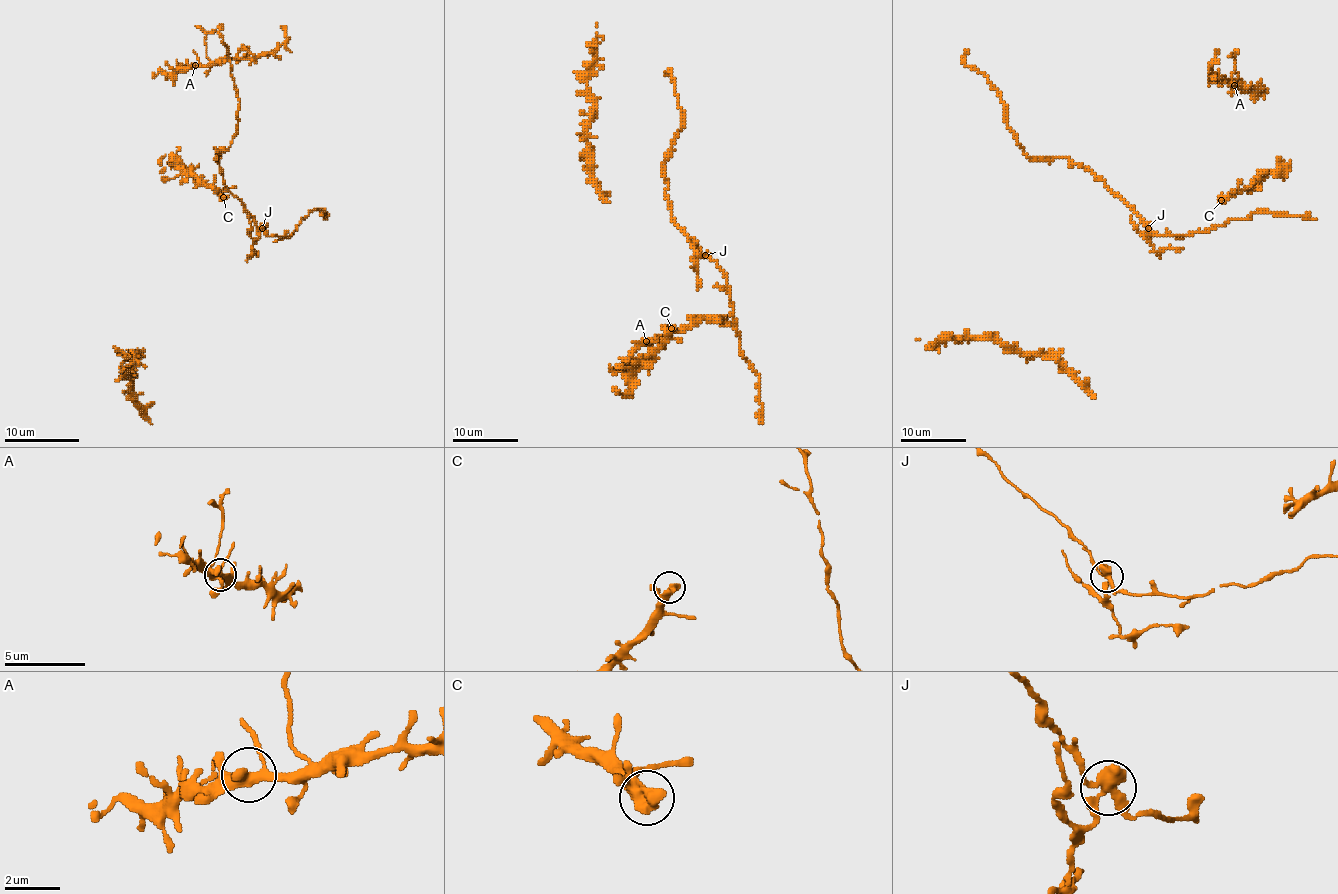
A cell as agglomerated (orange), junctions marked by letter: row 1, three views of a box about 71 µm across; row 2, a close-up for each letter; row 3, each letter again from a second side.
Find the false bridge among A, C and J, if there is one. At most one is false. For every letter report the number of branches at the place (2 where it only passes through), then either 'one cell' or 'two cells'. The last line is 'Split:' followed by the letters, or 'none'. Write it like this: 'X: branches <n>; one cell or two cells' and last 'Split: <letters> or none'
A: branches 3; one cell
C: branches 2; one cell
J: branches 3; two cells
Split: J

